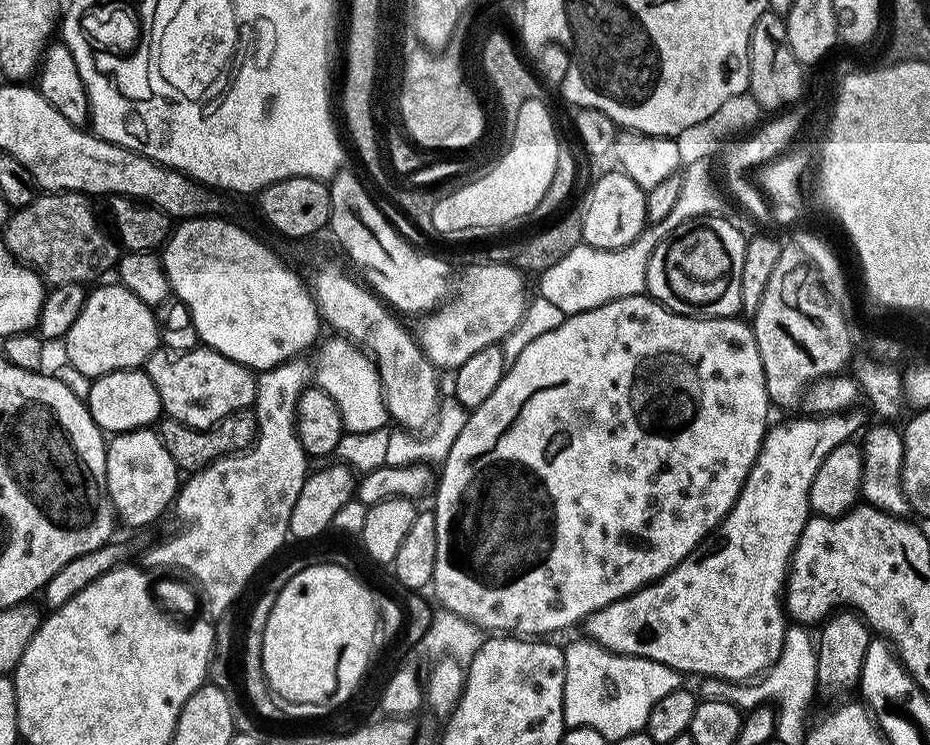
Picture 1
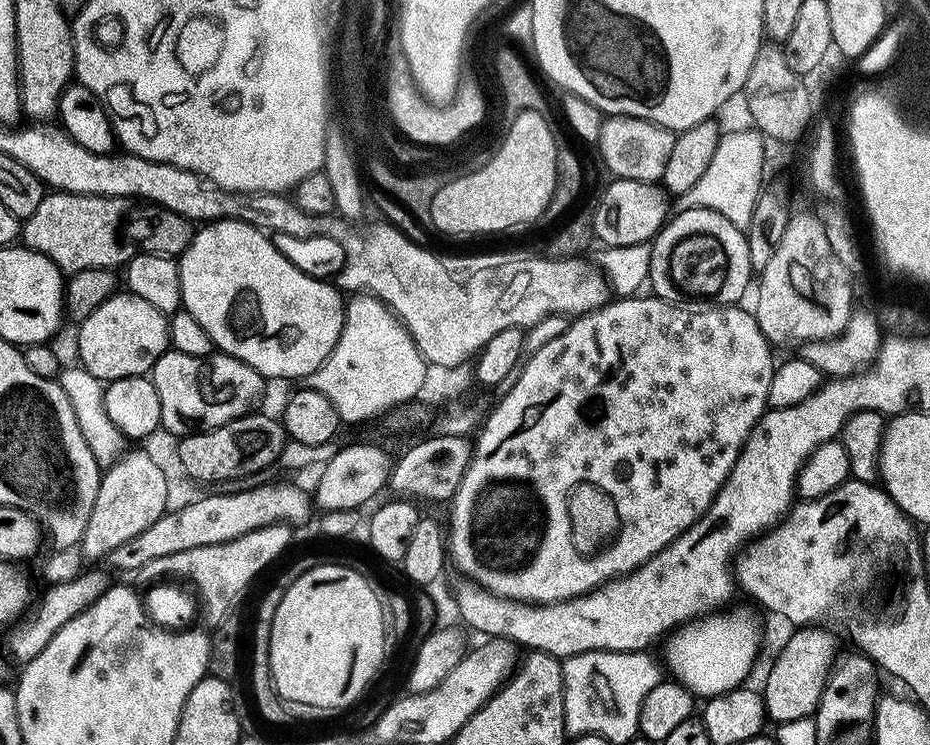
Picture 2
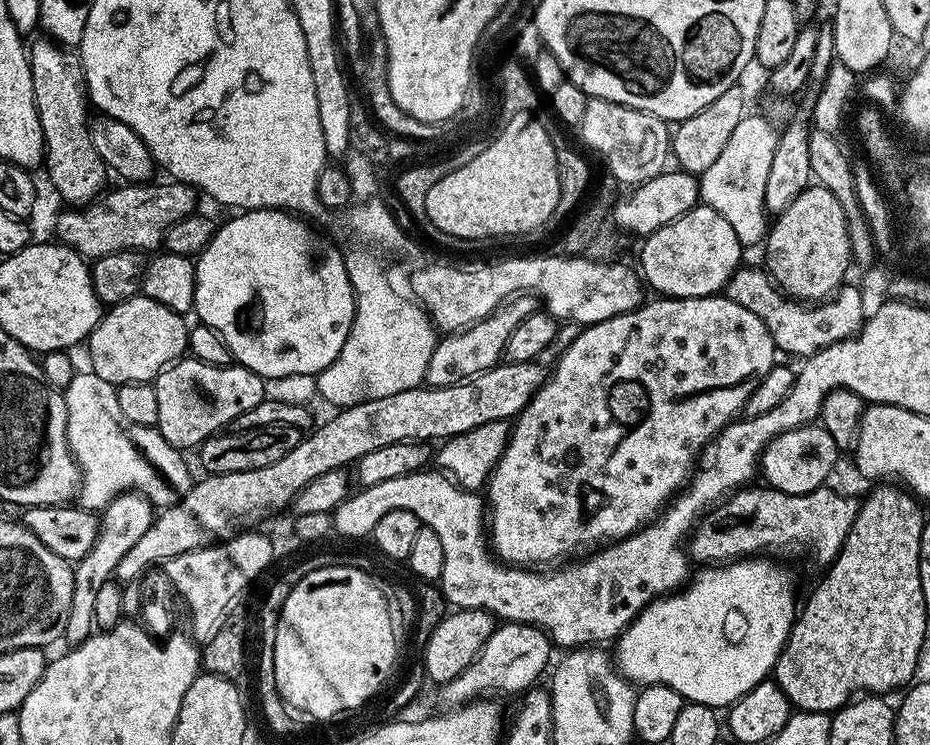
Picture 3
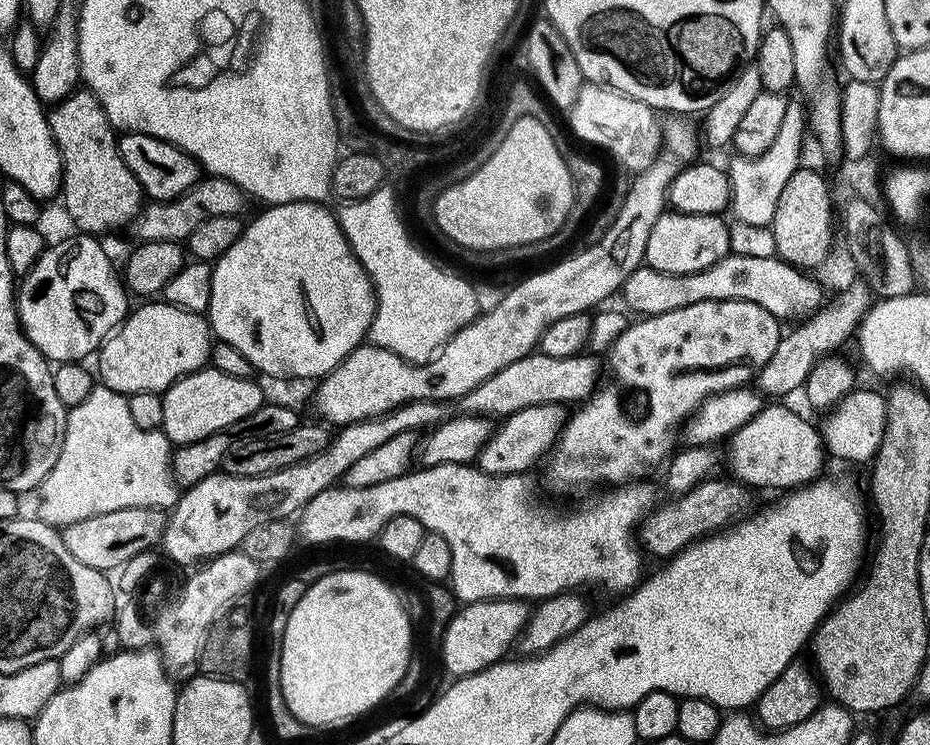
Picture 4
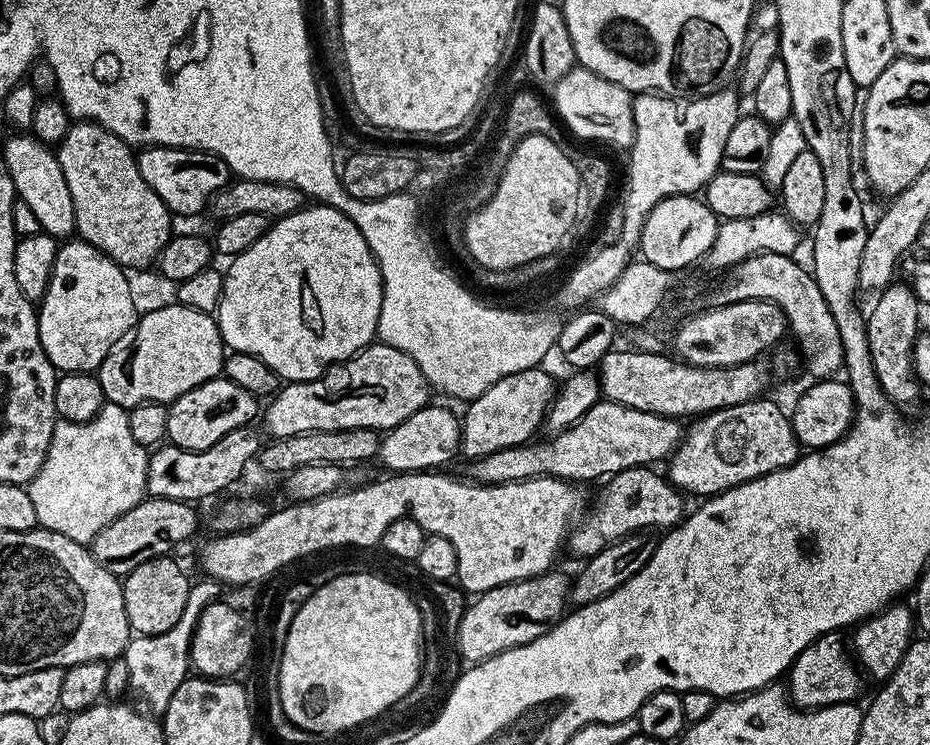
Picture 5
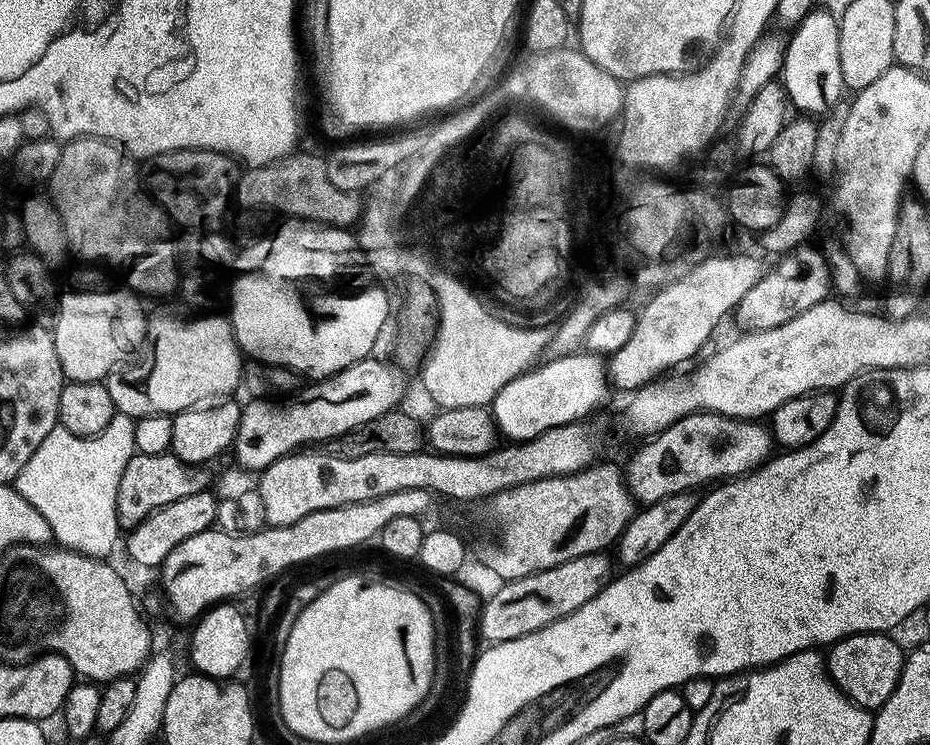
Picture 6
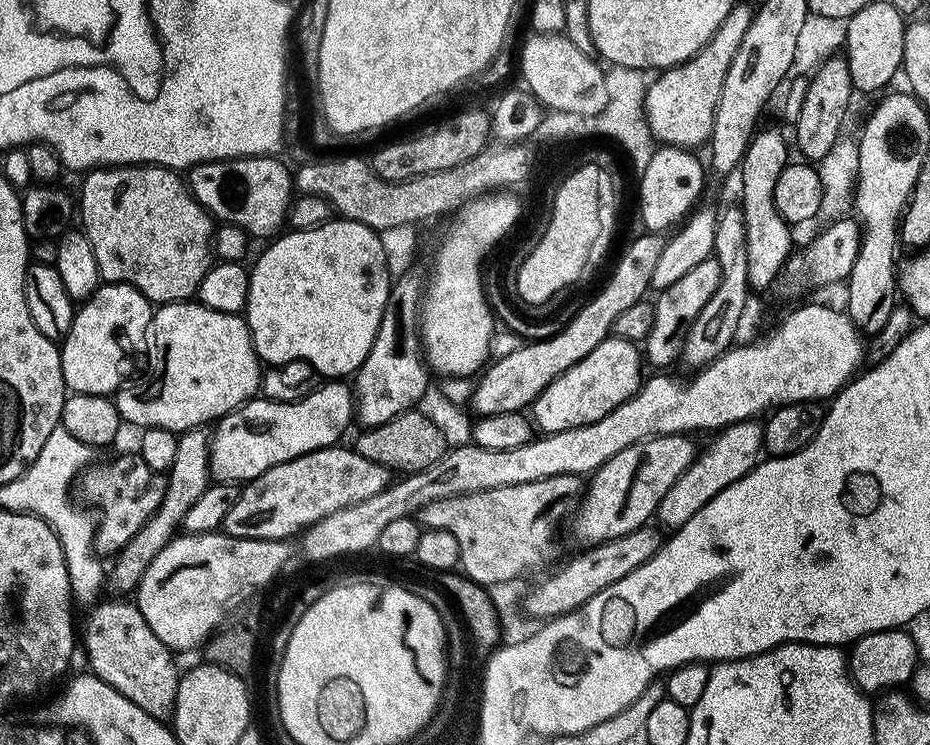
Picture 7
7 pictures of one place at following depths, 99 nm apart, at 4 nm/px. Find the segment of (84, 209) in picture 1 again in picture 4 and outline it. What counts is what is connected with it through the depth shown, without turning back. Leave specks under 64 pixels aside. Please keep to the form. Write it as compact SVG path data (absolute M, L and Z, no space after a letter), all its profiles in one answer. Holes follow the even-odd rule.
M209 175L178 199L151 201L142 209L138 217L140 237L143 241L172 241L182 242L192 236L194 230L210 217L240 216L248 203L247 193L221 176Z

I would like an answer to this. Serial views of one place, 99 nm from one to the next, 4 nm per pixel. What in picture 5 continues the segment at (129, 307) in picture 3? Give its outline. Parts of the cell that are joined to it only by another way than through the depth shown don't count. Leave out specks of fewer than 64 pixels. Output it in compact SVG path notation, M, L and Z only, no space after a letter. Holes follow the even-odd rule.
M176 303L165 309L155 310L139 317L134 328L136 341L132 344L132 361L128 364L128 356L123 347L117 346L101 362L98 379L104 391L105 401L117 404L126 409L133 409L139 404L171 404L182 394L194 390L194 386L202 386L202 382L214 380L224 371L226 345L220 336L220 326L211 312L192 309L188 305Z

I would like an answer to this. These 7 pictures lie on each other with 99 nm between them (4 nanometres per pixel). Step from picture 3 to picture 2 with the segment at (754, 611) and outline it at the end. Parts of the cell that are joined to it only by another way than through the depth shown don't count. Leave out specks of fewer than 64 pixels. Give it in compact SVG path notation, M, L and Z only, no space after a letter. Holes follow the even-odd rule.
M736 608L732 613L724 610L683 624L663 641L663 648L663 667L667 671L669 668L673 672L669 673L689 692L700 698L722 696L747 681L744 679L760 648L760 628L755 618L744 608Z

